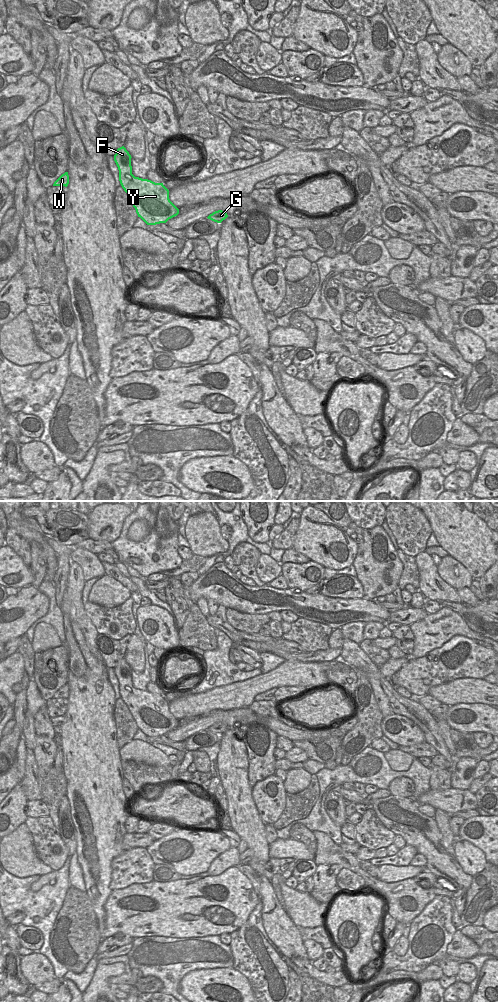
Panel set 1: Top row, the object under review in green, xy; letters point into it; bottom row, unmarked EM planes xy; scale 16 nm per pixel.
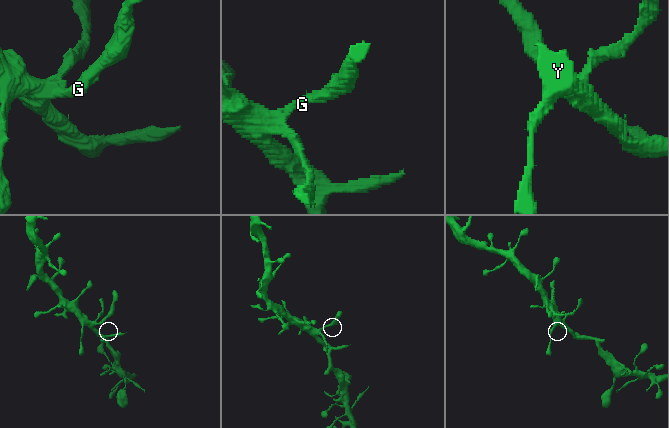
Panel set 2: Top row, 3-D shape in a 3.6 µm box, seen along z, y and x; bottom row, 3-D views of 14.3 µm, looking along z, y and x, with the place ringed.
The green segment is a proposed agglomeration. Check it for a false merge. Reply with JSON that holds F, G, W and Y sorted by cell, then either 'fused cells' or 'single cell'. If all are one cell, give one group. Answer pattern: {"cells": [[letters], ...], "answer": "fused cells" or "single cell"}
{"cells": [["F", "G", "W", "Y"]], "answer": "single cell"}

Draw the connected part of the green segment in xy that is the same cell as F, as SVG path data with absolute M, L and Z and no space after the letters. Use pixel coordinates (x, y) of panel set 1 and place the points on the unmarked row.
M124 658L117 661L114 673L119 682L119 693L133 719L147 737L166 735L179 726L170 713L169 702L163 695L135 689L132 686L131 667Z

